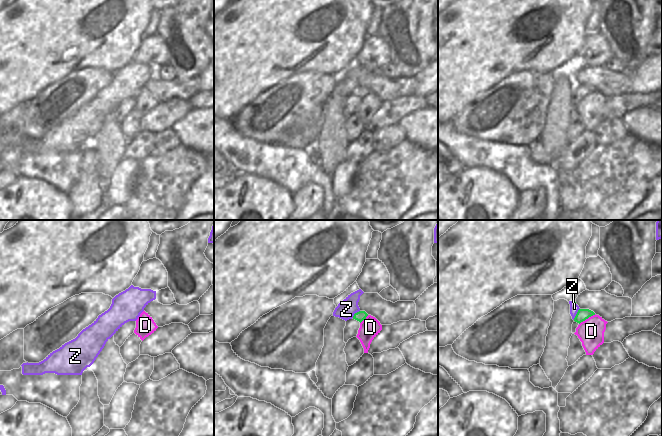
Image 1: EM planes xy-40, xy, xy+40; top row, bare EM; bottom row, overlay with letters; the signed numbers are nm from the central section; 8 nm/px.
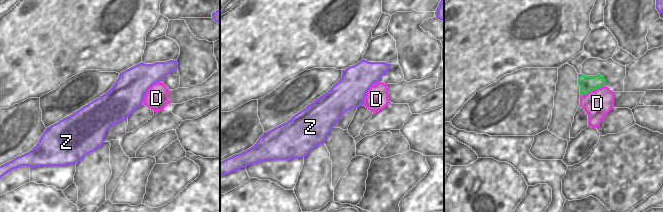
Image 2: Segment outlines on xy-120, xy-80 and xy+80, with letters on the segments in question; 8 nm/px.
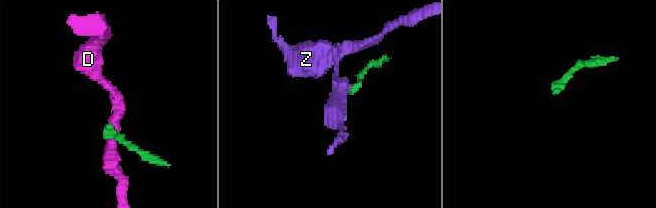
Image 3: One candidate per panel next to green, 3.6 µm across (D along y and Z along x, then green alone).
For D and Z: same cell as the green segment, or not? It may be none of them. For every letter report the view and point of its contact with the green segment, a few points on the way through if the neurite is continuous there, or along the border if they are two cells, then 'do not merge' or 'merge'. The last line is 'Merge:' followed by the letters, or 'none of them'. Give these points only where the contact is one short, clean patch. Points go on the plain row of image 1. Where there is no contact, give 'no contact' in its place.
D: meets green in xy+40 at (587, 94); border along xy+40 (595, 90), (579, 100); do not merge
Z: meets green in xy+40 at (576, 90); border along xy+40 (579, 84), (573, 95); do not merge
Merge: none of them

